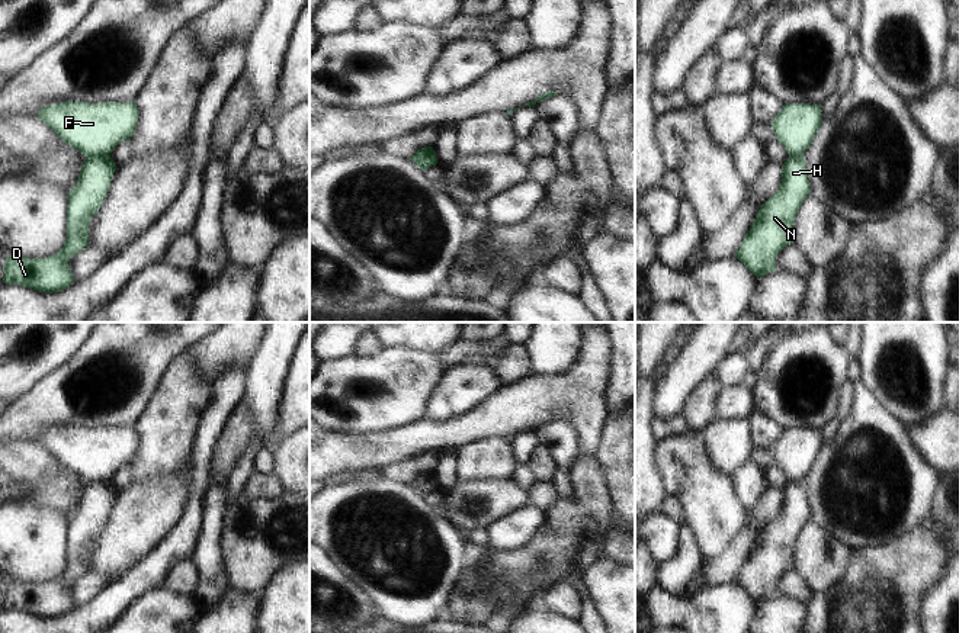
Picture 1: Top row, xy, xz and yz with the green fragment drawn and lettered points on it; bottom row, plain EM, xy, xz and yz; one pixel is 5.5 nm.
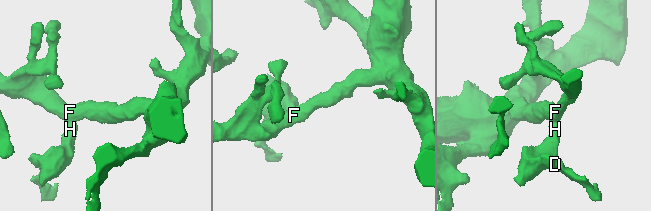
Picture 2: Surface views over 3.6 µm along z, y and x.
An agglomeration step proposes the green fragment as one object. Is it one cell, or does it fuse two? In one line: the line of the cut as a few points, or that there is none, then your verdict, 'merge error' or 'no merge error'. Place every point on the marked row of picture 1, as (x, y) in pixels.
cut in xy along (109, 154), (87, 160); merge error

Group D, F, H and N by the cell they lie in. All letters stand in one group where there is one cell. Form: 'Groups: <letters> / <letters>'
Groups: D H N / F

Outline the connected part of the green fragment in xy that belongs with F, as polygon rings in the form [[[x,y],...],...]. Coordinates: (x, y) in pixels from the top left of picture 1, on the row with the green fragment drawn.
[[[62,102],[44,106],[35,116],[89,160],[109,157],[116,145],[131,139],[139,112],[135,102]]]

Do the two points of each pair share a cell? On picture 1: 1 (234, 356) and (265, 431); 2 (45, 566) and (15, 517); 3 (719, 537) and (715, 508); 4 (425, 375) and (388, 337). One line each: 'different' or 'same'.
1: different
2: same
3: same
4: different

